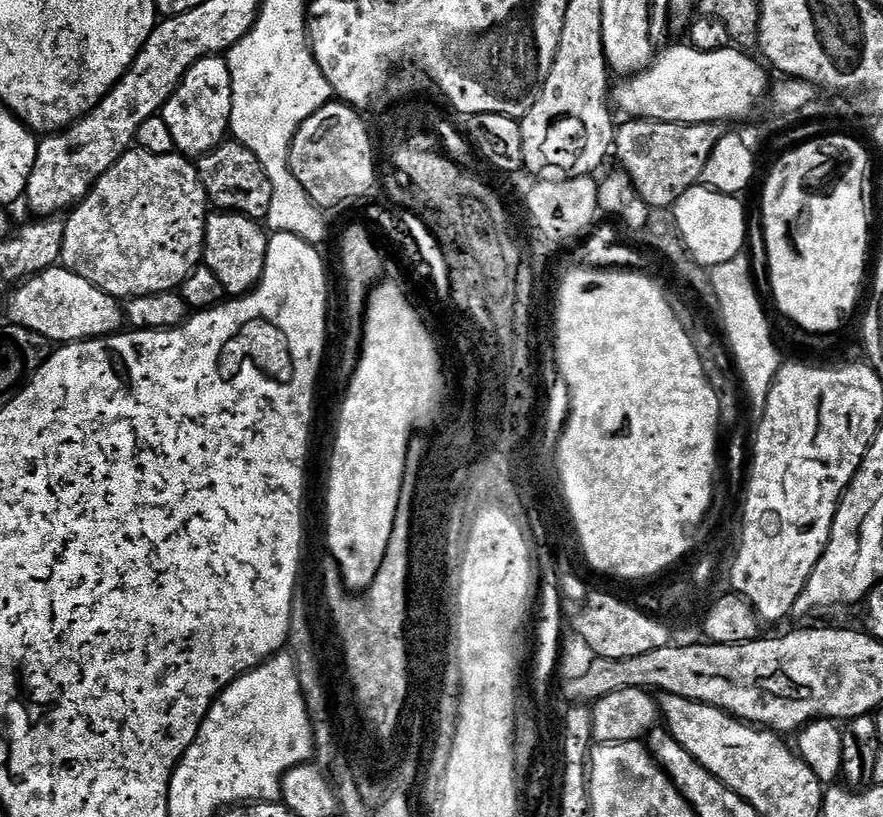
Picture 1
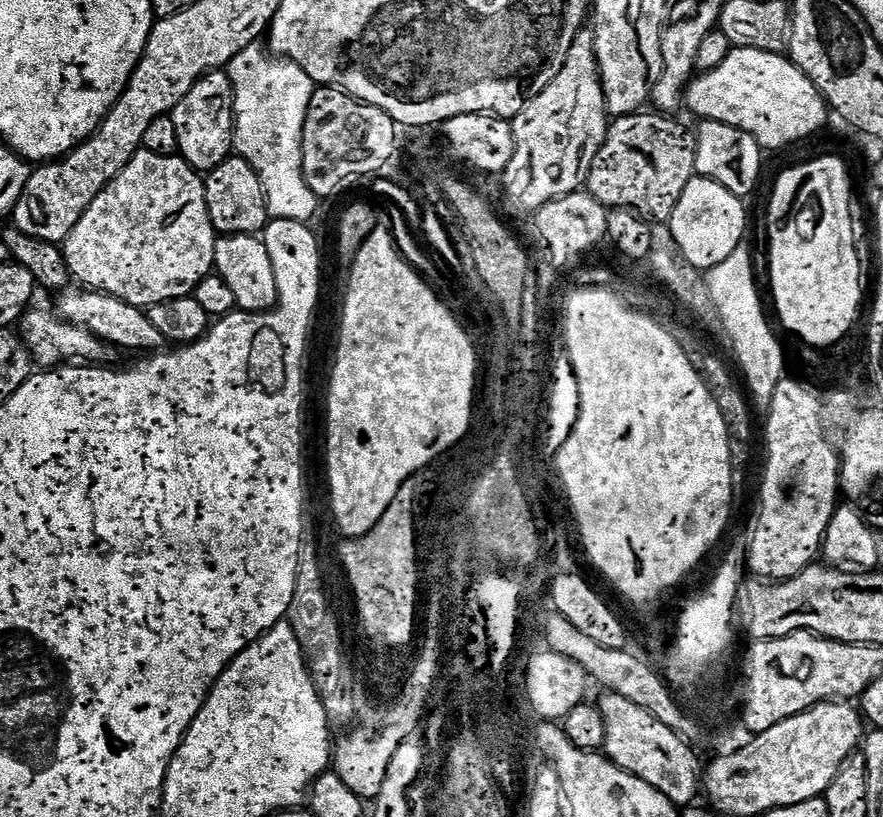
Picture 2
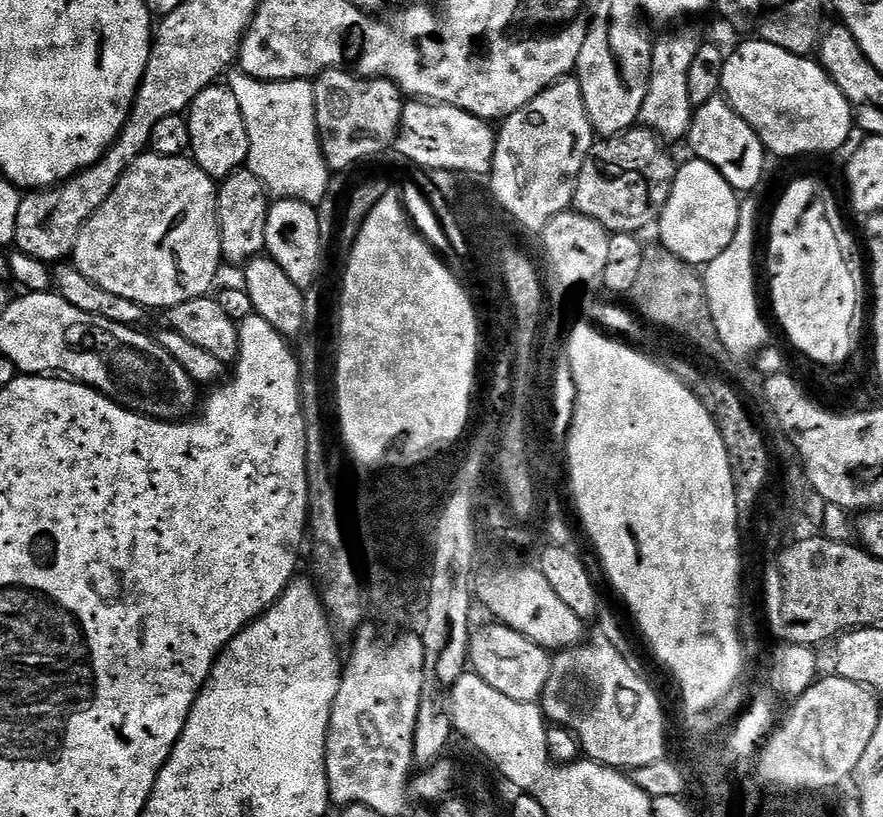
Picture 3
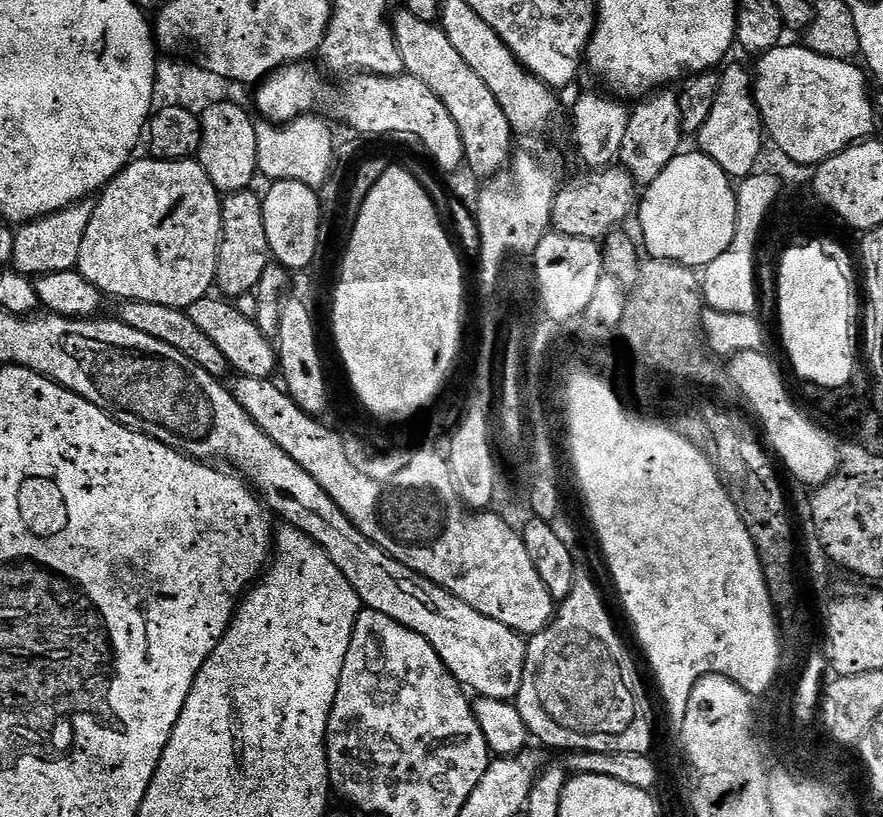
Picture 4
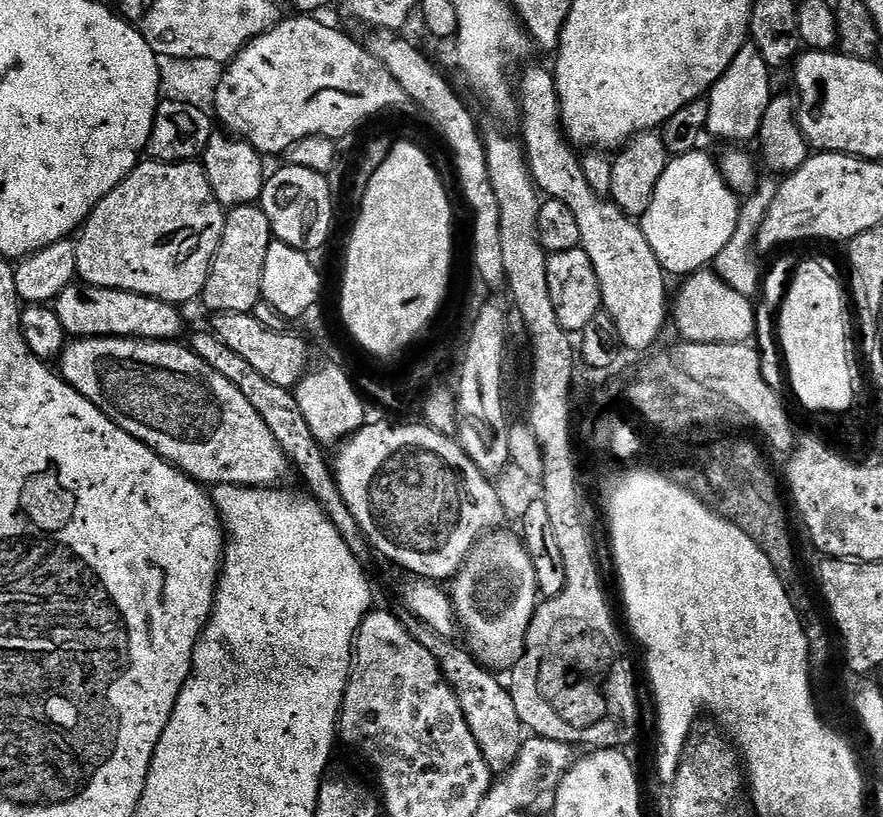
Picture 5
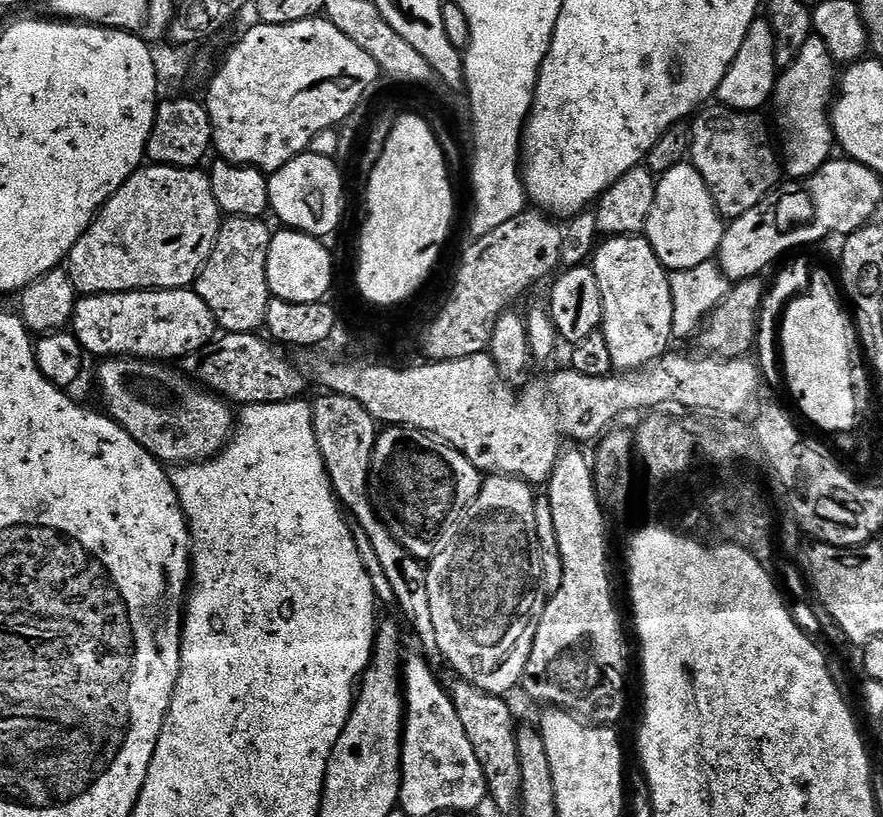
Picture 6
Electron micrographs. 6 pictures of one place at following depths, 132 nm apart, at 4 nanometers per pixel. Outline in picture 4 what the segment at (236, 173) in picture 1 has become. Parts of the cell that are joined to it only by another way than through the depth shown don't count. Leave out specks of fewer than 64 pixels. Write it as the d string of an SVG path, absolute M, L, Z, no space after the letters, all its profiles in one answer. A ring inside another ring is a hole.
M255 191L229 192L223 197L222 230L220 231L220 249L216 259L217 289L221 288L228 298L247 296L255 293L262 280L263 271L270 263L270 253L273 251L266 238L266 222L264 221L264 206Z

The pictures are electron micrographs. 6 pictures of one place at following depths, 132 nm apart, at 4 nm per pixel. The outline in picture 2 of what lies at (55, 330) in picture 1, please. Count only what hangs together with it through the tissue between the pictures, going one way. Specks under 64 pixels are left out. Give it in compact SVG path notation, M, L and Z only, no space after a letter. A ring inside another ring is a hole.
M65 290L59 293L58 315L60 319L90 330L90 334L94 334L99 340L103 340L105 345L117 350L129 348L132 352L140 352L136 354L156 354L165 347L164 335L155 328L154 322L150 322L145 309L135 308L130 302L122 302L118 298L107 296L105 292L72 291Z

